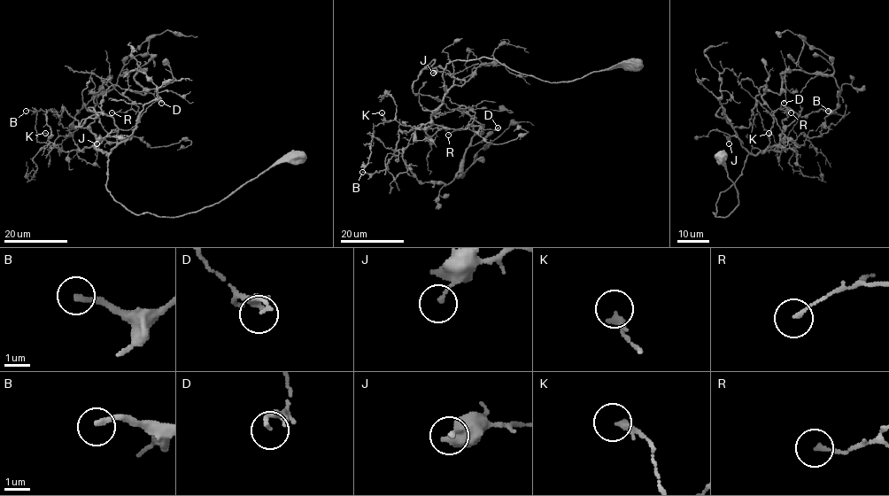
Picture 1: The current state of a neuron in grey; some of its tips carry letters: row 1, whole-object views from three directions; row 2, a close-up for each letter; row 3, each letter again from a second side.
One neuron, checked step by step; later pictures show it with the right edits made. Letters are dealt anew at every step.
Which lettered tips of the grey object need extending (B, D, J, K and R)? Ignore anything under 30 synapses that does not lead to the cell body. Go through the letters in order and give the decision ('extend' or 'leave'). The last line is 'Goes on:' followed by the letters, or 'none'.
B: extend
D: leave
J: leave
K: leave
R: leave
Goes on: B

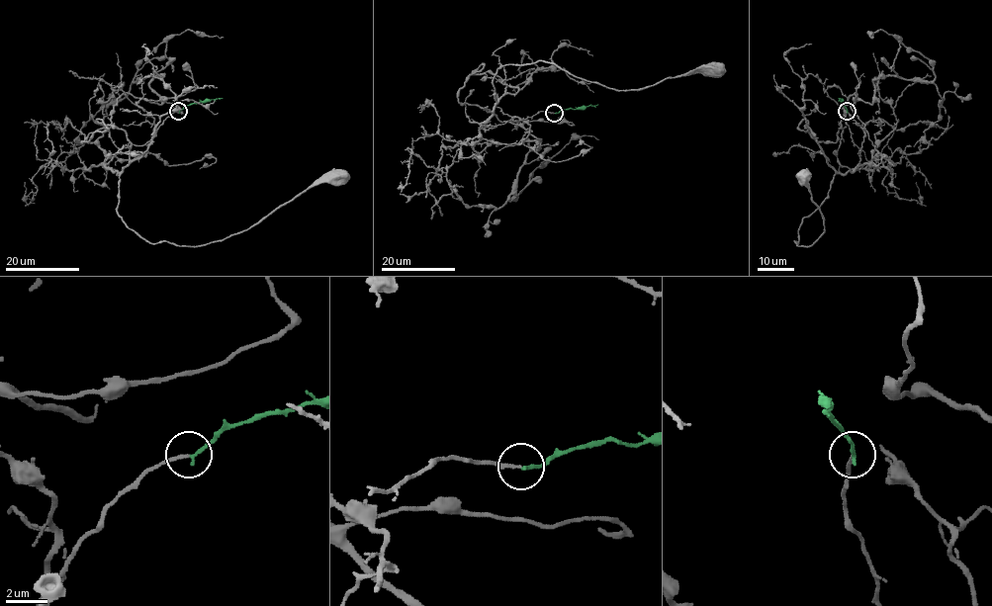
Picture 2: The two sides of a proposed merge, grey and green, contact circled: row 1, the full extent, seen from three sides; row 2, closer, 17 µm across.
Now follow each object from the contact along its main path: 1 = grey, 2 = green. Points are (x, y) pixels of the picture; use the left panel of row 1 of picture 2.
1: (178, 111), (148, 141), (122, 147), (106, 165), (121, 173), (121, 217), (152, 243), (223, 240), (338, 177)
2: (178, 111), (188, 105), (223, 98)

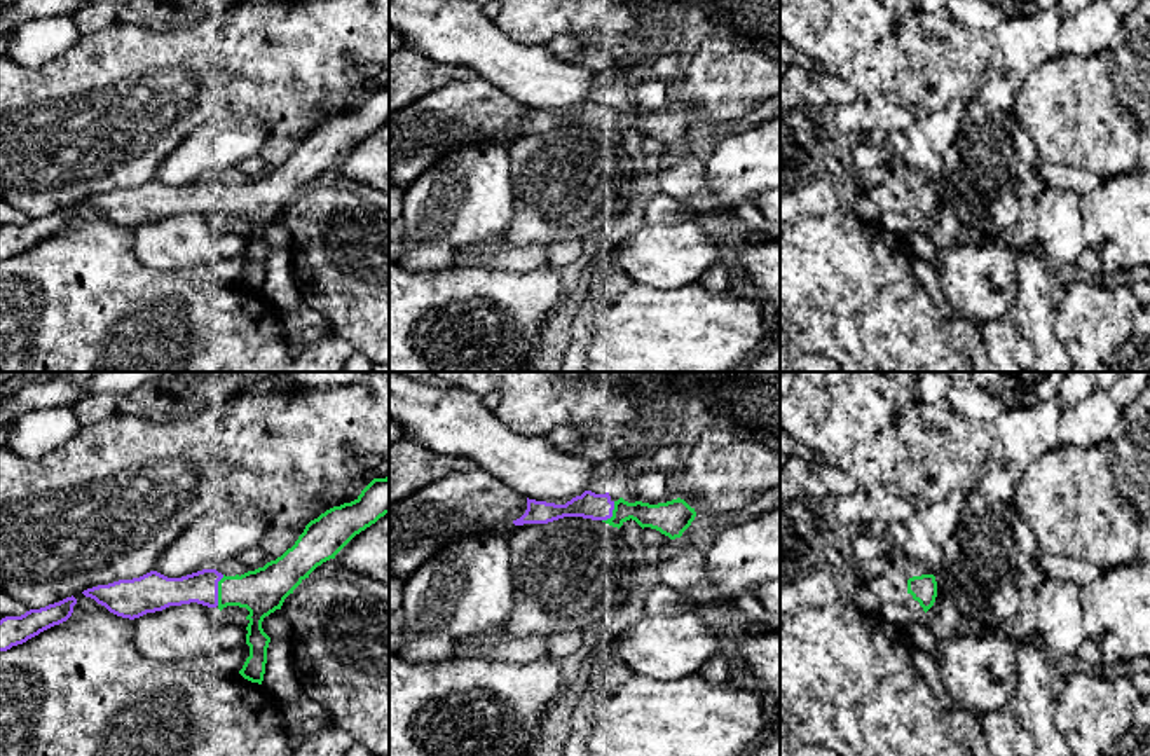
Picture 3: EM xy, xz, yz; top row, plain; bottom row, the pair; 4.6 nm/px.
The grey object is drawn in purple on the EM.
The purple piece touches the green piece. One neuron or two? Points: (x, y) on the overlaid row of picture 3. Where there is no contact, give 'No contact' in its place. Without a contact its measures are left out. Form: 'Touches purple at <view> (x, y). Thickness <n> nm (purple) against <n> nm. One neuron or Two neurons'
Touches purple at xy (217, 591). Thickness 150 nm (purple) against 200 nm. One neuron

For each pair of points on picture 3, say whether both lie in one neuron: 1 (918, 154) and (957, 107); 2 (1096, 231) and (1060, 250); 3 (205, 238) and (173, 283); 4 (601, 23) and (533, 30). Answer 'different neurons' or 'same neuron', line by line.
1: same neuron
2: different neurons
3: different neurons
4: same neuron

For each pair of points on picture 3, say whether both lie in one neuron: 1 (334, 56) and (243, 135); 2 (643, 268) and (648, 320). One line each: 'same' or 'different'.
1: different
2: different

